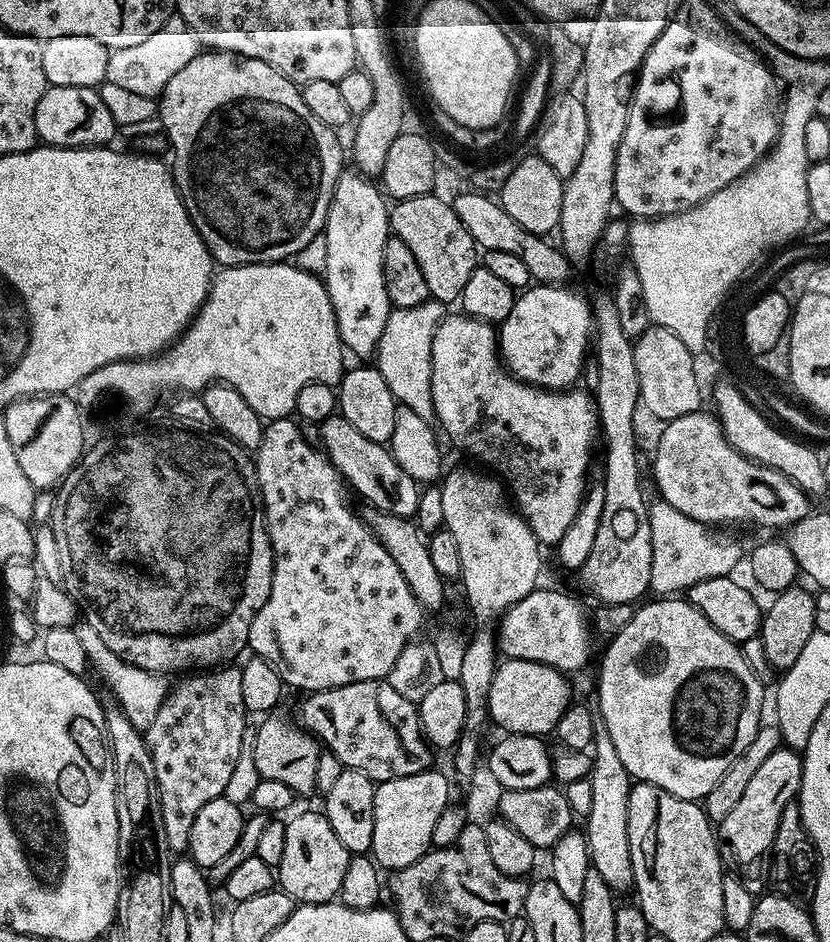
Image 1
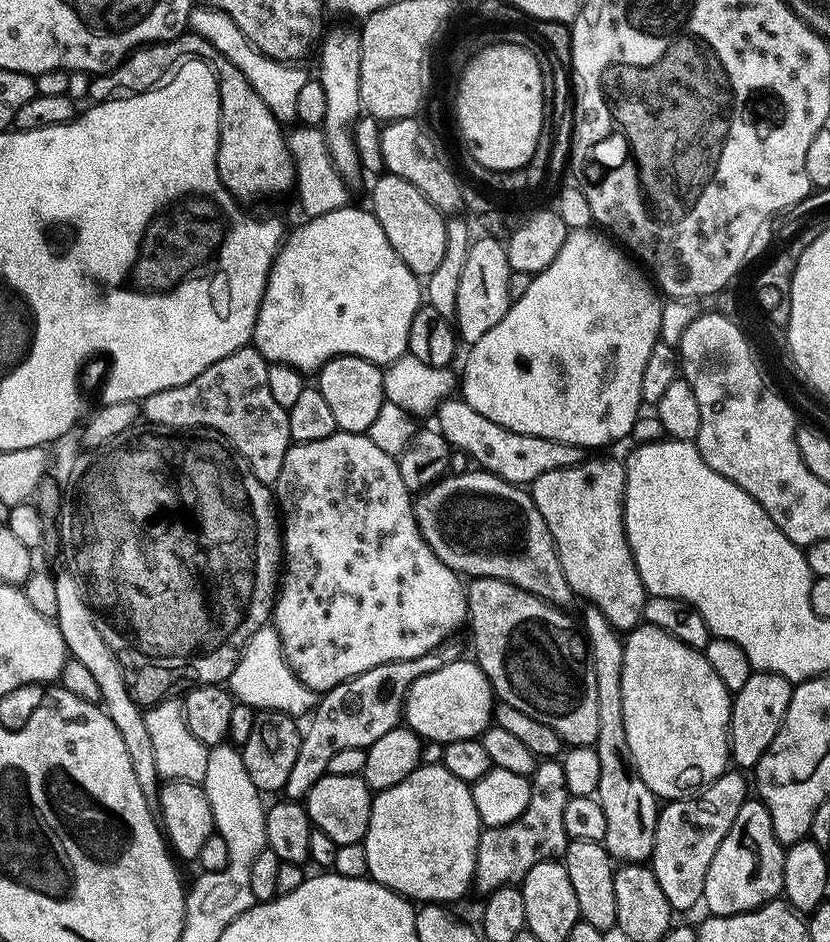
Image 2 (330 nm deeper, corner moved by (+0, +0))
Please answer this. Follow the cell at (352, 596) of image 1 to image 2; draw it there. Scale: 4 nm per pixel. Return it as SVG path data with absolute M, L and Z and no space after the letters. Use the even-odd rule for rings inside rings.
M337 430L330 434L330 438L318 438L318 442L289 444L286 458L282 458L282 470L274 485L274 500L282 517L282 579L278 584L278 595L274 601L270 624L276 629L282 642L282 650L290 670L294 670L297 678L311 692L329 692L334 686L358 674L366 674L366 670L374 670L374 666L382 666L386 662L422 658L427 652L433 652L440 647L445 640L455 637L455 632L460 627L465 627L468 614L465 581L454 570L450 570L446 562L439 560L434 550L430 550L426 538L422 538L414 511L414 496L408 491L406 482L402 482L397 457L374 446L367 434Z

